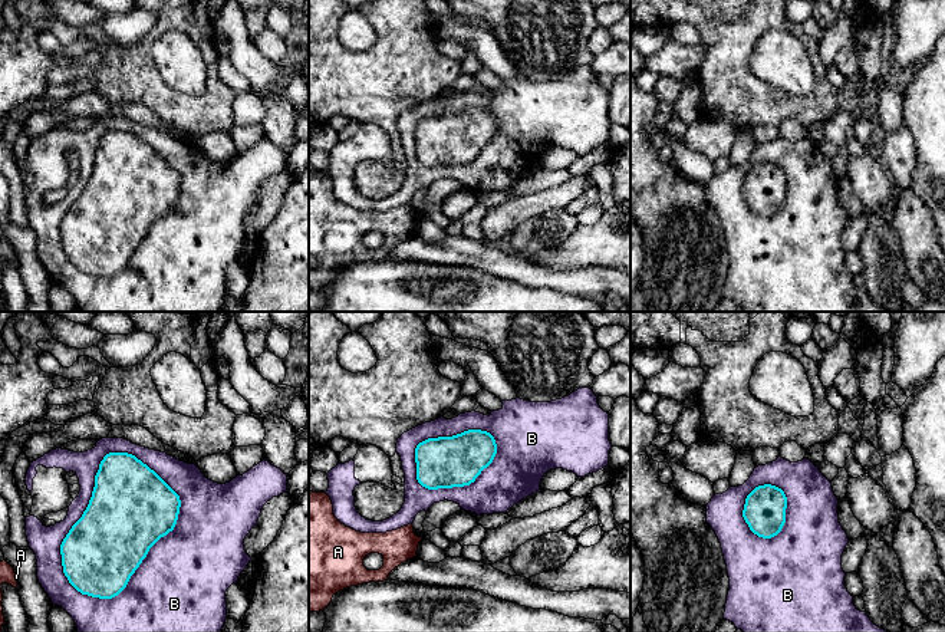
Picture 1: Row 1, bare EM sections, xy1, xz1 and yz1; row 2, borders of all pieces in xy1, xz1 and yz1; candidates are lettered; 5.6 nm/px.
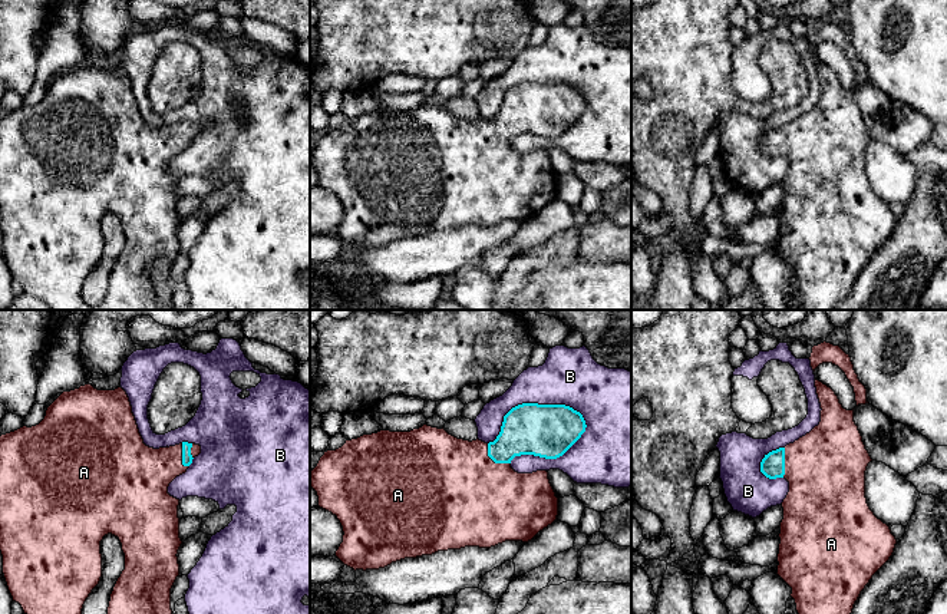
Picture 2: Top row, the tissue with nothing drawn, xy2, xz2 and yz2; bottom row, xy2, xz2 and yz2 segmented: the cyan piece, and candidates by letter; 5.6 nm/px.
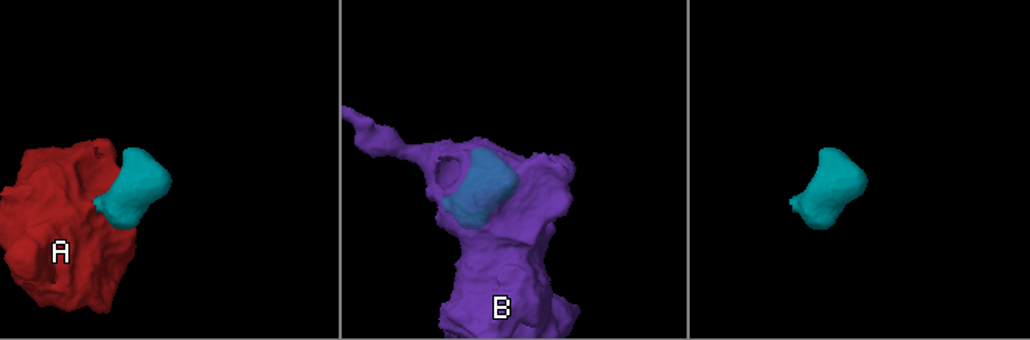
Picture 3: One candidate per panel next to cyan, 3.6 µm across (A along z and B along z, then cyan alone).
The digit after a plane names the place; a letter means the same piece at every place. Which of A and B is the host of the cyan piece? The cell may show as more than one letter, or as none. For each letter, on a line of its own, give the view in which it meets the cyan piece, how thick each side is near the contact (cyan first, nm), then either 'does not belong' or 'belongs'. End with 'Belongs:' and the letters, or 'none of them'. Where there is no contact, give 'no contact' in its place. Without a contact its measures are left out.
A: contact in xz2; calibres 280 and 500 nm; belongs
B: contact in xy1; calibres 460 and 160 nm; does not belong
Belongs: A

